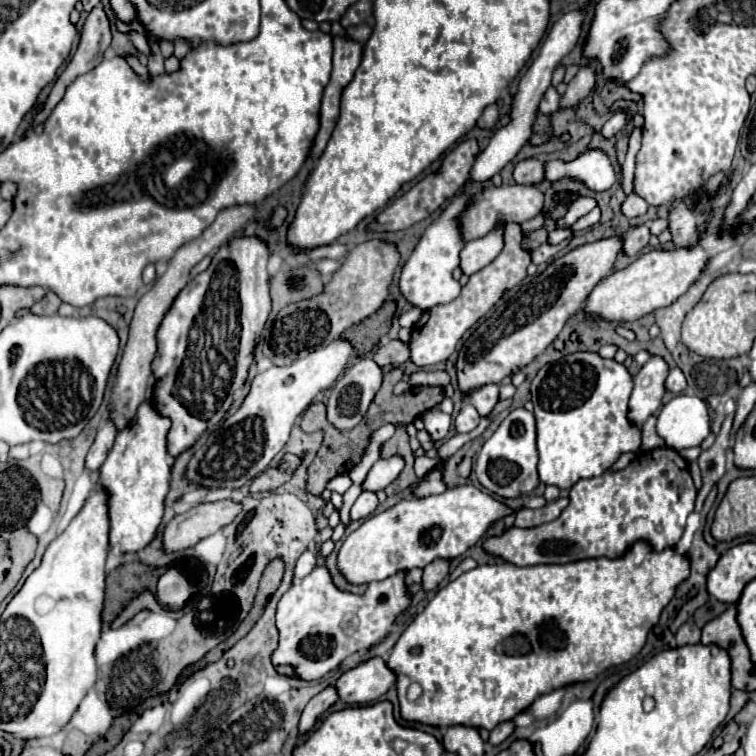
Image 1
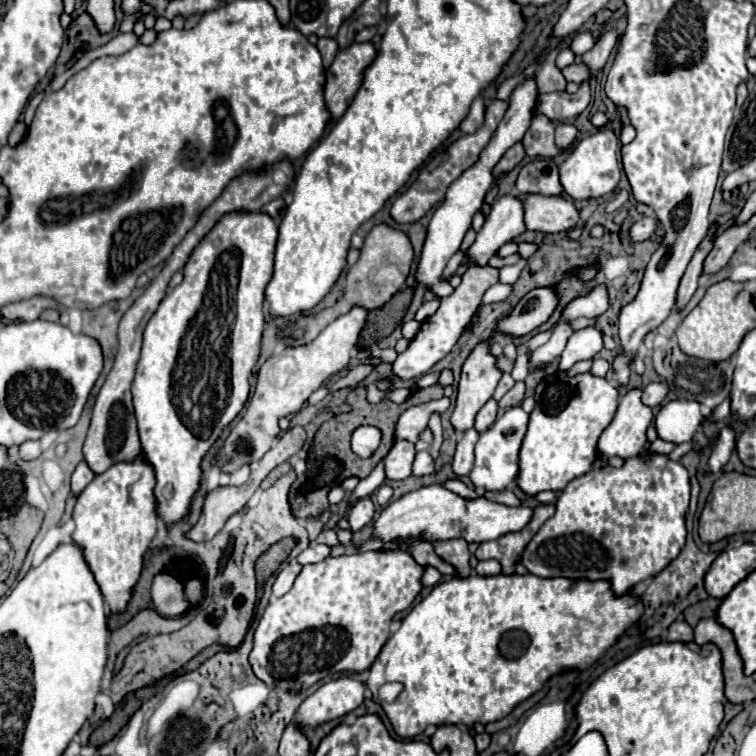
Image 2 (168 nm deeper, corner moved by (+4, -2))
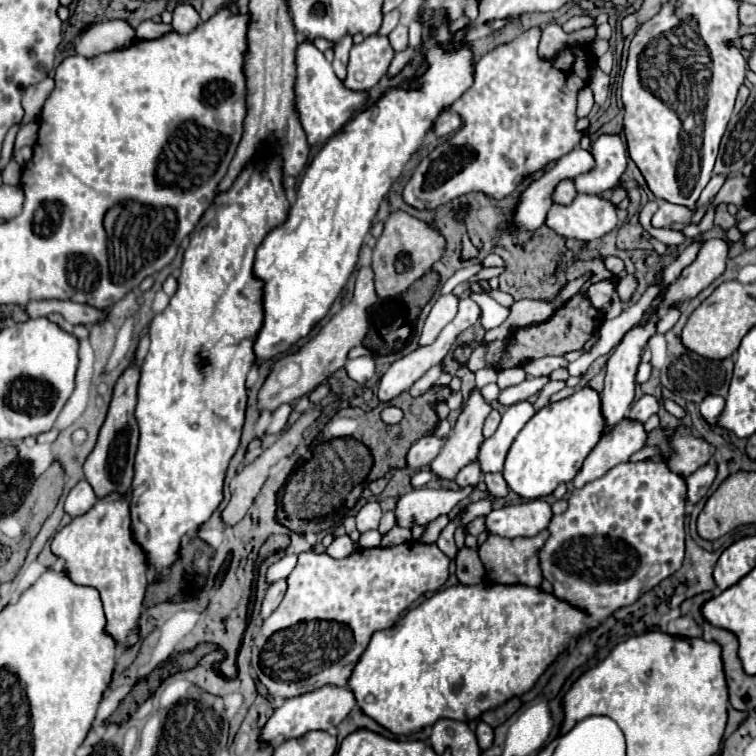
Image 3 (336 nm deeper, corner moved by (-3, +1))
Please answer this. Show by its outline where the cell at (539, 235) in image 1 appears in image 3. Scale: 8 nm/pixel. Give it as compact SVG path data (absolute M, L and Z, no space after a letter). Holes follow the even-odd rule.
M476 263L468 268L458 270L452 277L450 277L441 287L441 295L451 293L453 289L461 282L468 280L471 276L475 275L483 269L481 263Z

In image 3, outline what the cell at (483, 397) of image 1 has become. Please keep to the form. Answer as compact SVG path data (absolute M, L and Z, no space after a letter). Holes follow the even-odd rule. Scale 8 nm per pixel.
M493 409L493 411L489 413L489 417L487 417L487 421L485 421L485 427L483 427L483 437L485 437L485 439L491 437L491 435L497 431L499 421L501 421L501 415Z

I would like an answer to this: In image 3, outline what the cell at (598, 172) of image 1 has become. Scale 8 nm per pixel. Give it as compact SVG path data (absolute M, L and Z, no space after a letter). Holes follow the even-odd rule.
M599 135L593 141L591 153L595 157L595 169L575 177L575 187L579 193L603 193L613 189L625 167L627 167L627 147L619 135Z

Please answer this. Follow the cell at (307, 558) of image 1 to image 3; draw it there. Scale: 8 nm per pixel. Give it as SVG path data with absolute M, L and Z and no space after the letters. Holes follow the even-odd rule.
M285 579L273 583L273 585L267 589L265 599L263 599L263 605L261 605L261 619L267 619L267 617L277 609L277 605L281 603L281 599L283 599L283 595L285 595L285 589L287 589Z

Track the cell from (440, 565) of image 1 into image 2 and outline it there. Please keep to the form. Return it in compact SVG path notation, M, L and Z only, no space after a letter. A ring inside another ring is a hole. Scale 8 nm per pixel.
M446 540L446 542L436 542L434 546L436 554L444 560L444 562L450 562L460 576L468 576L470 574L470 566L468 566L468 560L470 560L470 552L468 552L468 544L466 540Z

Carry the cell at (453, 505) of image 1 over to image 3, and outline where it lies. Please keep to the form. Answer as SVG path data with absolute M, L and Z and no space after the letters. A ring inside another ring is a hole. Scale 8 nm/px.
M543 499L493 509L487 517L487 531L499 537L531 537L547 529L553 513Z

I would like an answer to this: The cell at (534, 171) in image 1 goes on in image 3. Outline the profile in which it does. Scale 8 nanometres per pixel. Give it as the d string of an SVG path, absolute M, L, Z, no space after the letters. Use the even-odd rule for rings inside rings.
M567 179L567 181L561 181L561 183L557 185L553 199L555 199L555 203L559 203L559 205L569 205L569 203L573 203L575 195L577 195L575 185L573 185L573 181Z

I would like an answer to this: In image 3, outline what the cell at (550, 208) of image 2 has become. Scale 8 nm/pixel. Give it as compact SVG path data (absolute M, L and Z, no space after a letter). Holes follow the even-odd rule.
M583 193L571 205L553 205L547 225L563 237L593 241L615 229L617 209L601 195Z

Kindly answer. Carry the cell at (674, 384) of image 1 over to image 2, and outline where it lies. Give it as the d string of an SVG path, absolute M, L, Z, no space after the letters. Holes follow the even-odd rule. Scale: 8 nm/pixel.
M662 380L662 382L652 382L644 388L644 394L642 394L642 402L650 408L662 404L662 400L666 398L668 394L668 384Z

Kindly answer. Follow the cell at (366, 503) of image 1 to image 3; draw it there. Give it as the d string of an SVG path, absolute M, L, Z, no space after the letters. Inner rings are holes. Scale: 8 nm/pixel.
M377 501L367 503L359 513L357 513L357 531L365 533L371 529L379 527L379 519L381 519L381 505Z

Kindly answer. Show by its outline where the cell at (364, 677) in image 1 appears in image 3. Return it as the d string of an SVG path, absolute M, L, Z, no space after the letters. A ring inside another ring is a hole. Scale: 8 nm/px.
M321 687L317 691L293 697L293 699L285 699L285 703L281 707L277 707L273 711L273 715L267 719L267 723L261 727L259 731L259 743L265 745L277 745L277 741L285 741L285 739L293 739L293 737L301 737L309 731L327 731L331 725L339 725L347 713L355 707L355 697L349 689L345 687Z

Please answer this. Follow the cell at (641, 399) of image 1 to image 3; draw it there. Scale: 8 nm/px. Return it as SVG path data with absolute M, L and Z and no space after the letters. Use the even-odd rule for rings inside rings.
M623 419L623 423L619 423L609 435L603 435L591 455L587 455L583 467L571 481L573 489L587 485L589 481L603 477L611 467L629 461L629 457L645 445L645 439L647 433L641 423Z

